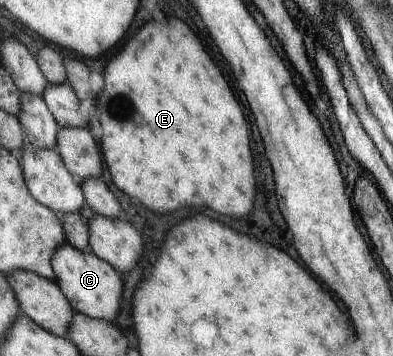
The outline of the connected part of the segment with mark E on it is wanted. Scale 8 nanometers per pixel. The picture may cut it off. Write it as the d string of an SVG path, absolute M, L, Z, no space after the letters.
M169 18L167 22L155 22L149 20L147 24L141 26L141 30L123 46L123 50L119 54L115 54L115 58L111 58L105 66L105 72L102 72L105 78L103 90L96 95L96 116L100 122L101 138L98 141L103 158L107 163L112 181L115 186L129 194L131 198L137 198L139 202L143 202L147 208L151 208L153 212L171 212L179 206L197 206L197 208L211 208L219 214L227 214L227 216L247 216L247 212L253 208L253 196L255 196L255 176L253 176L253 154L251 154L251 138L249 138L249 128L247 128L247 120L245 114L239 106L239 102L235 100L227 80L223 78L223 74L219 72L219 68L213 64L211 56L205 52L201 40L191 32L191 28L177 18Z

